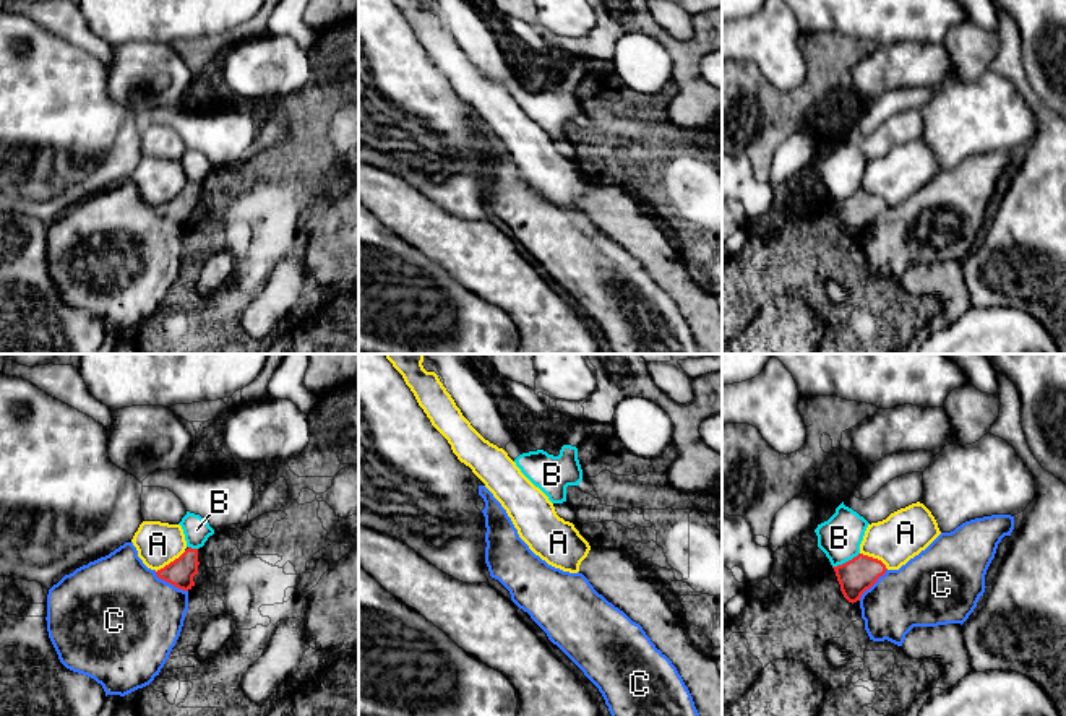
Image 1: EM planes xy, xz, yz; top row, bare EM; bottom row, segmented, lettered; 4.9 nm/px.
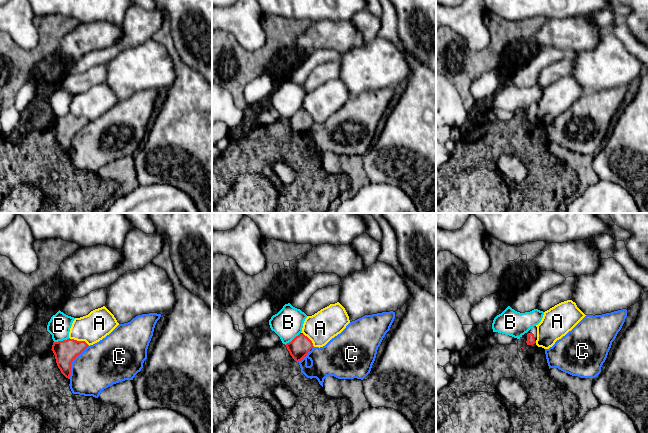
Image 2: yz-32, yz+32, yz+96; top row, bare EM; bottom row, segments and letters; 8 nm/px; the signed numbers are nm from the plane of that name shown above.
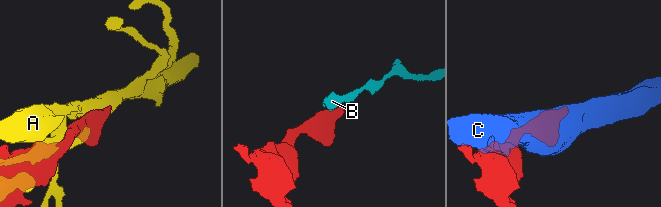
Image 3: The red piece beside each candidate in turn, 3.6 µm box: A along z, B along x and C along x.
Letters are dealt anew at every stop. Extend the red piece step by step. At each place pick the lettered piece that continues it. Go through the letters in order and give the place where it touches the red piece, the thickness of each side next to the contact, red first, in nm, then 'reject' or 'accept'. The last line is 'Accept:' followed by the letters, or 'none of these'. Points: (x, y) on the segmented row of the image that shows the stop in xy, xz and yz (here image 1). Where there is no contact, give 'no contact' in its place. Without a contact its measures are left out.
A: xy (171, 562) | 140/220 nm | reject
B: yz (846, 562) | 170/220 nm | reject
C: xy (171, 583) | 140/460 nm | reject
Accept: none of these

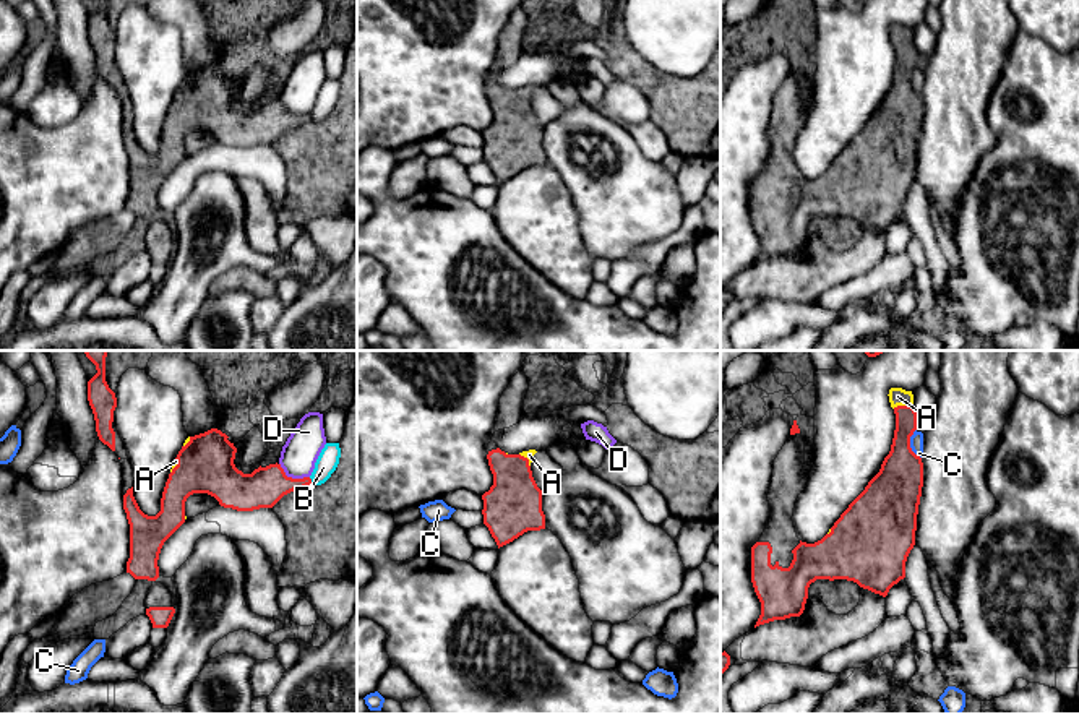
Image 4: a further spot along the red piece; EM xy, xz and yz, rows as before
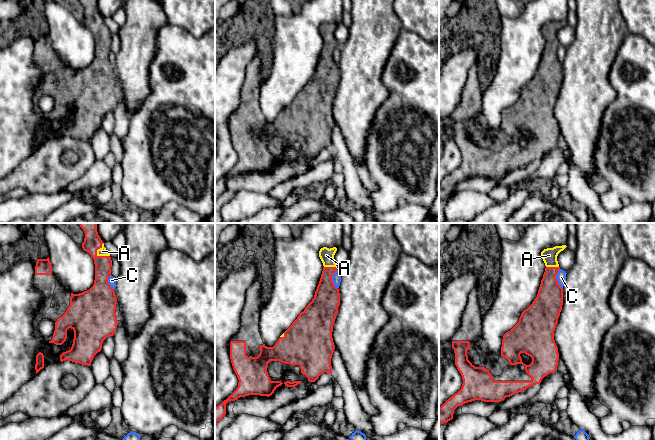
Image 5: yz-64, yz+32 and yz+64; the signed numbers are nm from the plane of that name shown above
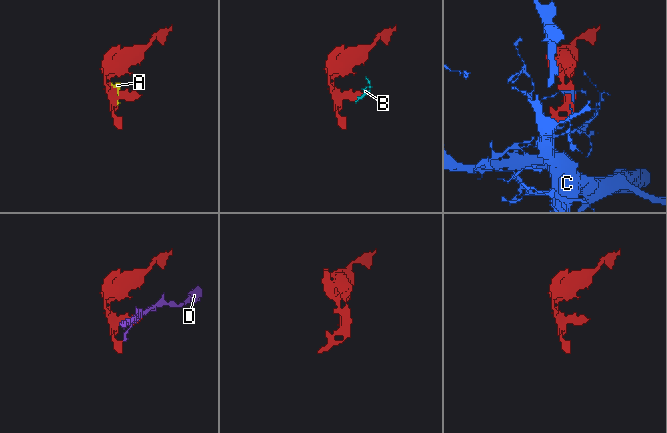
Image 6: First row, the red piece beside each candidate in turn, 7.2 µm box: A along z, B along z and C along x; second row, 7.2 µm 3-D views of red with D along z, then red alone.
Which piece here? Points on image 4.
A: yz (902, 406) | 130/90 nm | accept
B: xy (310, 481) | 190/110 nm | reject
C: yz (909, 443) | 240/60 nm | reject
D: xy (291, 477) | 190/180 nm | reject
Accept: A

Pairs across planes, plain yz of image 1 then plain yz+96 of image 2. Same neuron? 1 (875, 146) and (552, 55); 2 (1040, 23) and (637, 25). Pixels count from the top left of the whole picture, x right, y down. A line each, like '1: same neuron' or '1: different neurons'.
1: different neurons
2: same neuron

